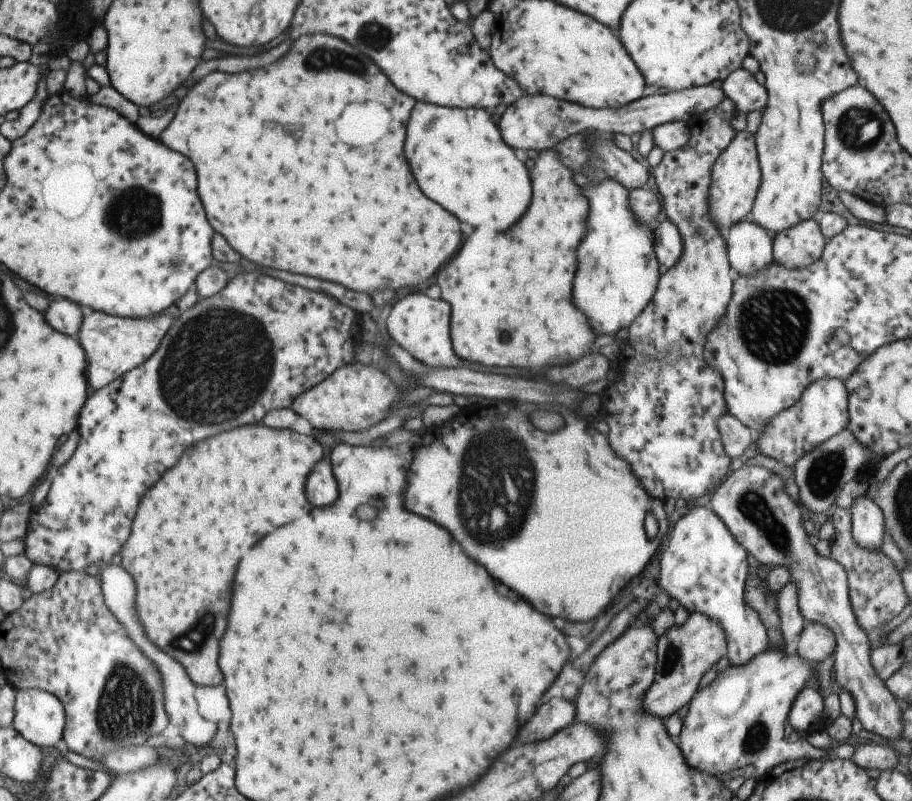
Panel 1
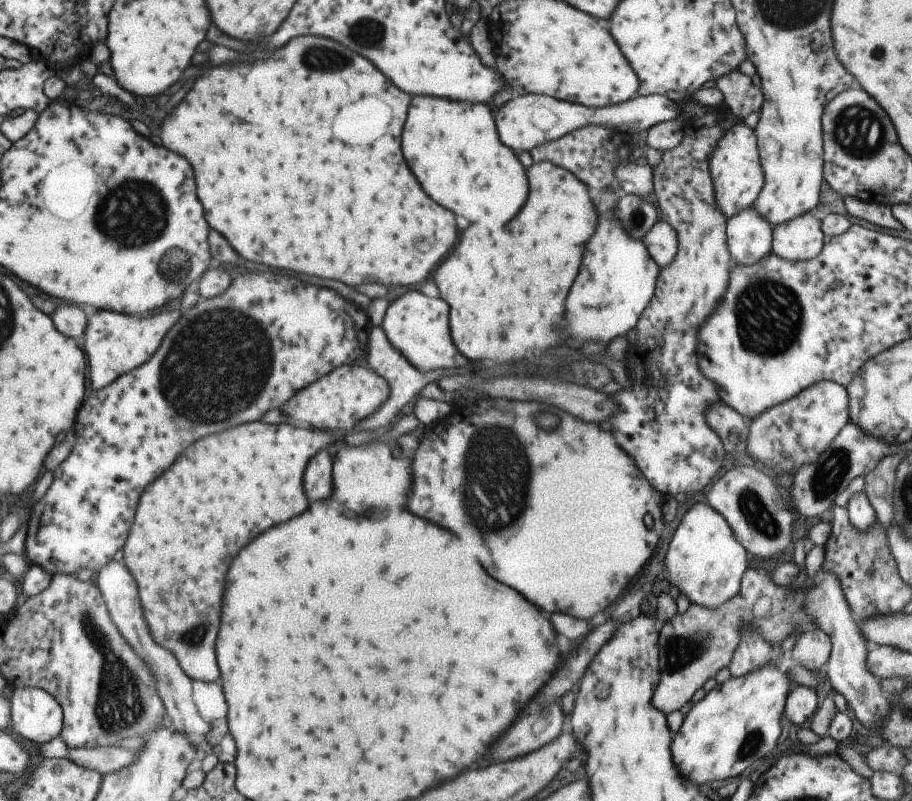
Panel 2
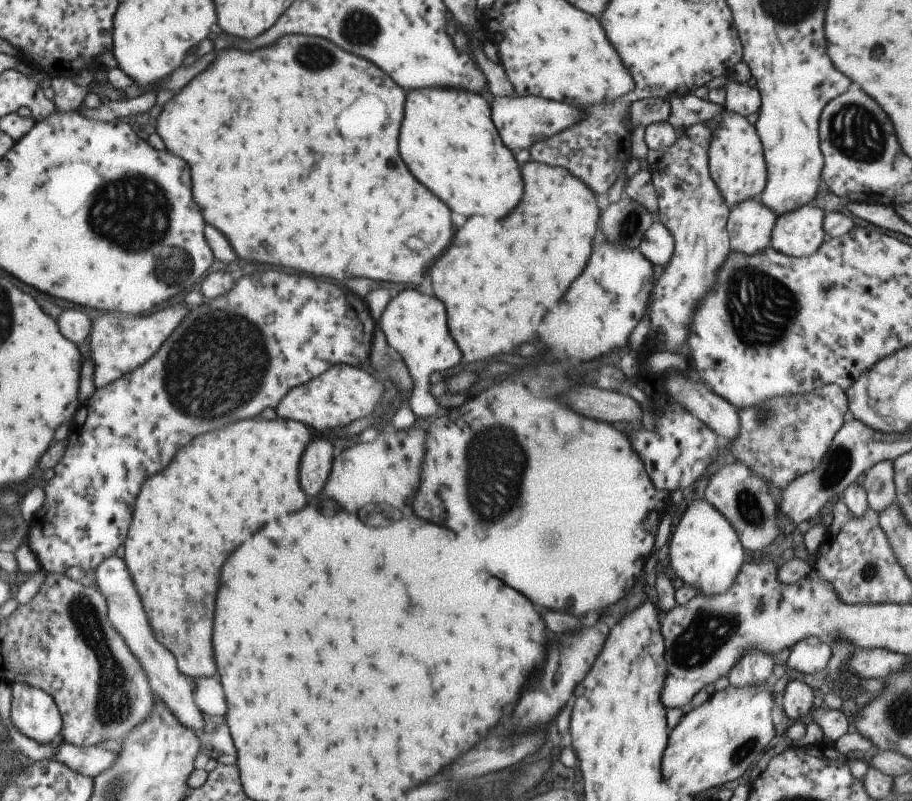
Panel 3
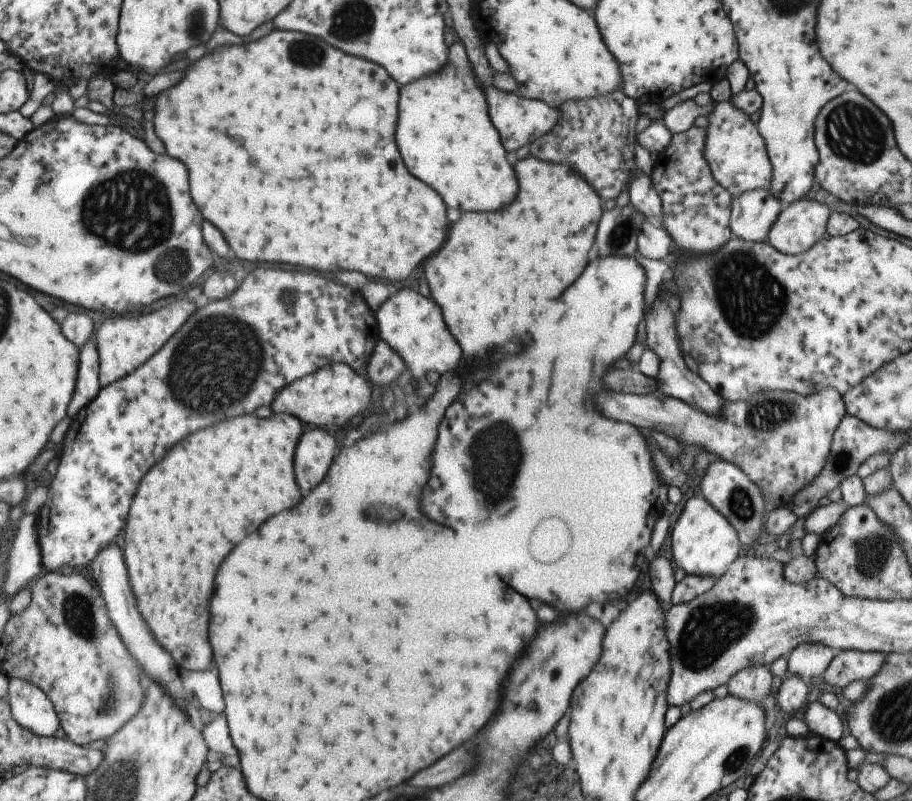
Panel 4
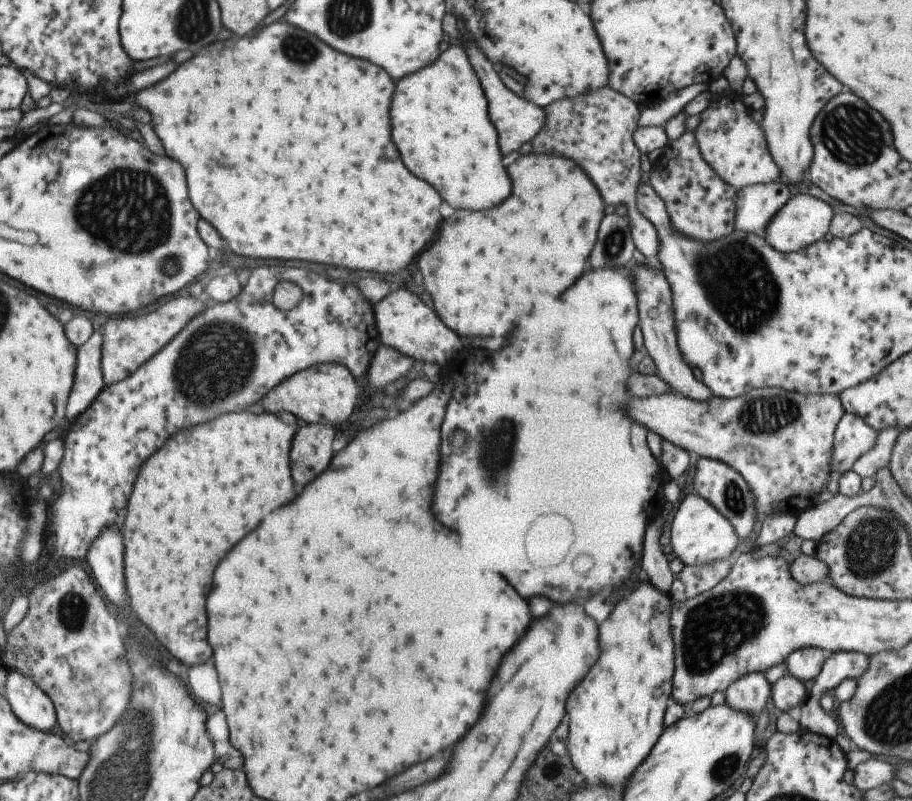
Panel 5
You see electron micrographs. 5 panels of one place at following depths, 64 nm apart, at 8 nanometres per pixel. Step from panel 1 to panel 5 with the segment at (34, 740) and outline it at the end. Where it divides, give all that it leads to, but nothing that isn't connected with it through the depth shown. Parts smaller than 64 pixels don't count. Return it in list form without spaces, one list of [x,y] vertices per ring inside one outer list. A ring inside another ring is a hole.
[[[7,670],[3,696],[7,698],[11,712],[23,724],[41,732],[49,732],[57,724],[57,714],[51,698],[25,674]]]

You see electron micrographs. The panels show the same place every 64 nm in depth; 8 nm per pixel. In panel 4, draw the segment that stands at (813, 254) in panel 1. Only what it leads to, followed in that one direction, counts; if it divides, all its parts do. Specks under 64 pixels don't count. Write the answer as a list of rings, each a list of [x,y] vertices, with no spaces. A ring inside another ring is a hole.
[[[801,198],[783,206],[767,232],[767,242],[783,254],[805,254],[827,232],[829,208],[821,202]]]

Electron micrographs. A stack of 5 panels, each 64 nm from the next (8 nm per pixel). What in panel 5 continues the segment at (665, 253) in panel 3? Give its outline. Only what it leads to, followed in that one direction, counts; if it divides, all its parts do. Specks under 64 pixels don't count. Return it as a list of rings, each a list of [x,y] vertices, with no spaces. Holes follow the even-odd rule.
[[[609,86],[589,90],[589,94],[581,94],[575,98],[561,98],[543,108],[545,126],[531,140],[533,152],[553,152],[565,158],[571,158],[579,168],[589,176],[589,180],[597,186],[605,204],[625,206],[627,208],[627,224],[631,230],[631,238],[635,248],[645,256],[645,260],[655,262],[659,250],[659,238],[653,224],[637,210],[637,188],[647,176],[639,170],[639,148],[633,144],[631,134],[637,130],[637,122],[641,118],[641,108],[635,106],[623,94],[617,94]]]

